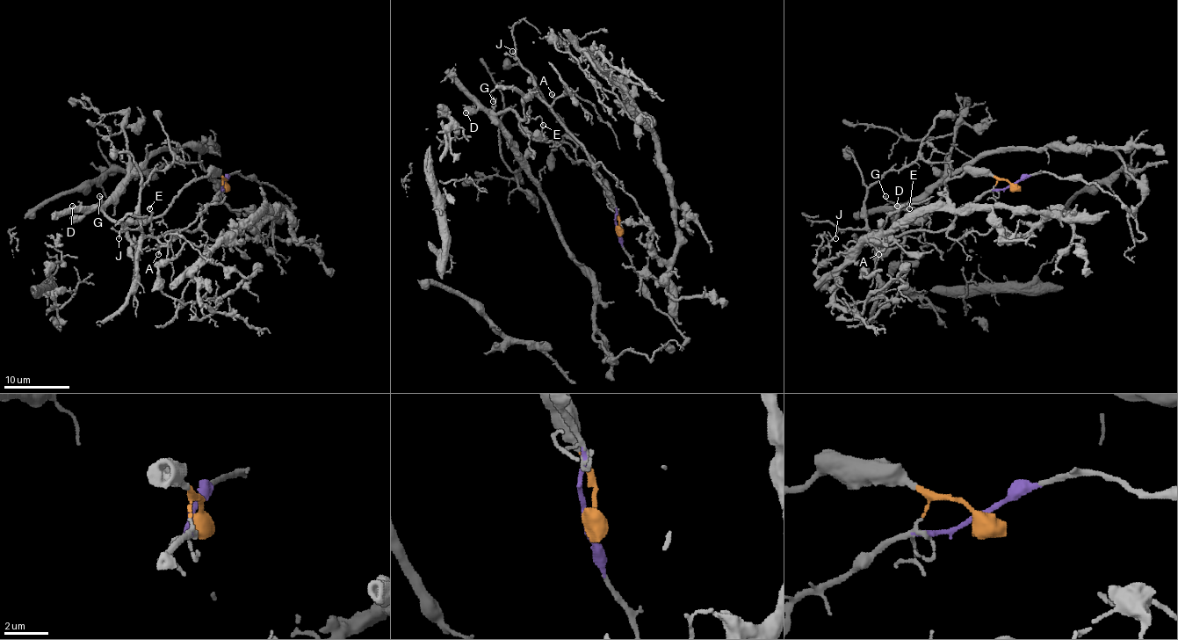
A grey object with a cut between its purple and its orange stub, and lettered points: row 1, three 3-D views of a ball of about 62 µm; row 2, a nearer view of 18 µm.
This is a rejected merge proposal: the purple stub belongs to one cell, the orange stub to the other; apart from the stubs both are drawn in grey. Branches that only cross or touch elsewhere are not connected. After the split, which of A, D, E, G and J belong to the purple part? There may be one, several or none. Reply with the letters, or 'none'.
A, J

